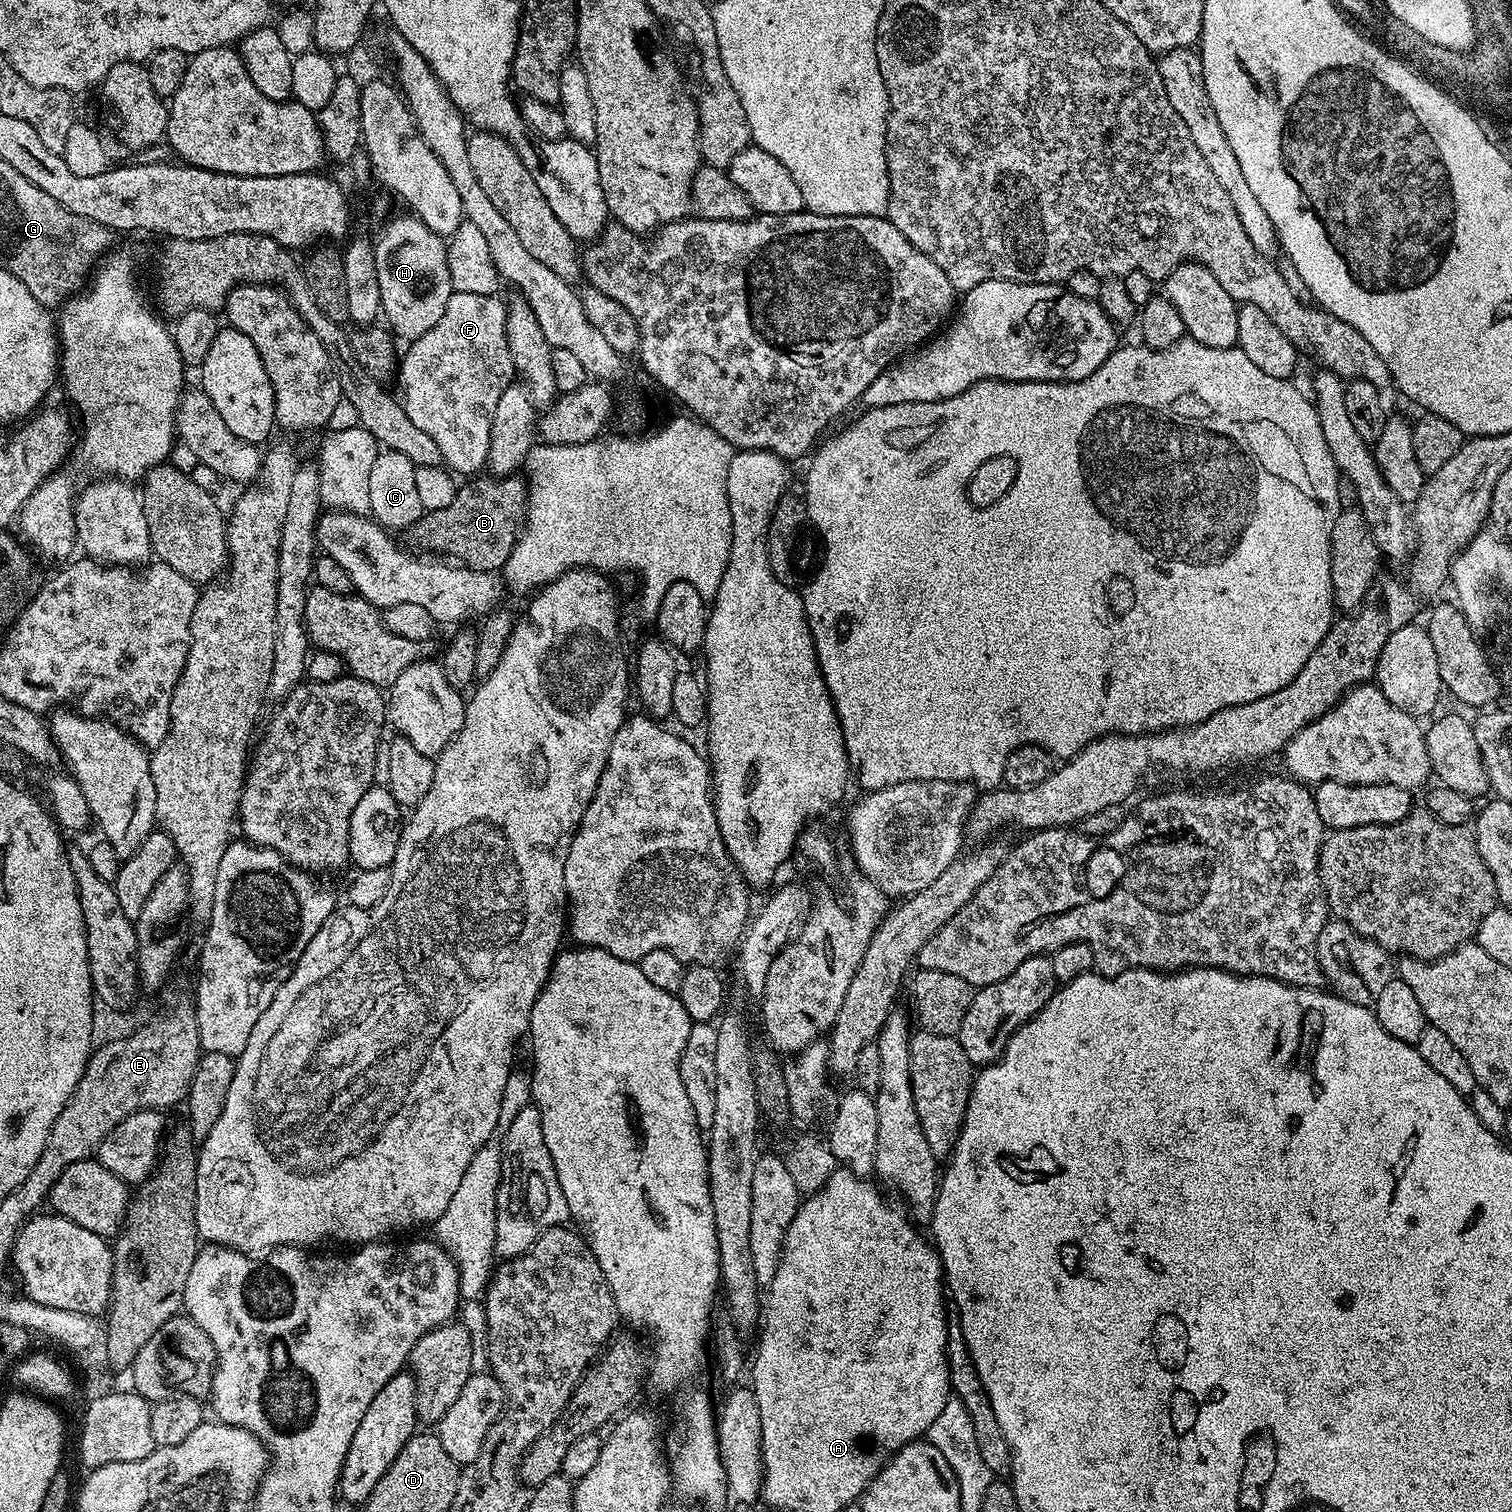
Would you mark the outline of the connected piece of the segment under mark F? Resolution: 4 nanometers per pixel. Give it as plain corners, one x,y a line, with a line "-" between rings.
453,292
450,302
446,302
446,310
442,318
422,338
411,341
407,345
408,353
403,353
398,364
398,377
404,383
404,397
402,403
406,414
412,408
442,408
440,404
458,396
460,402
478,402
478,406
496,408
498,398
502,398
502,390
513,383
514,369
510,358
510,346
506,342
506,314
508,309
505,301
499,295
462,294

